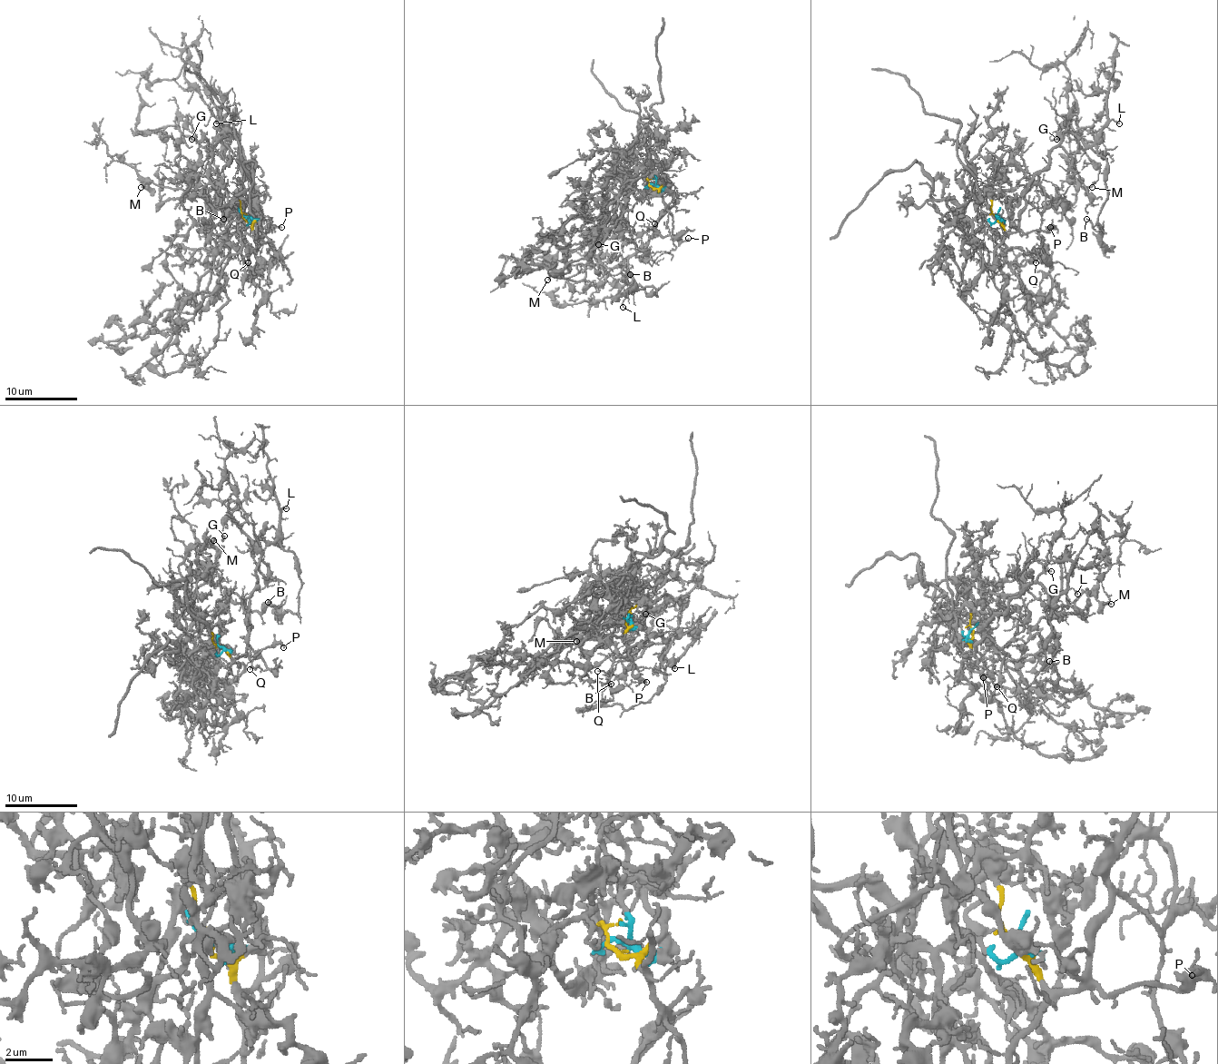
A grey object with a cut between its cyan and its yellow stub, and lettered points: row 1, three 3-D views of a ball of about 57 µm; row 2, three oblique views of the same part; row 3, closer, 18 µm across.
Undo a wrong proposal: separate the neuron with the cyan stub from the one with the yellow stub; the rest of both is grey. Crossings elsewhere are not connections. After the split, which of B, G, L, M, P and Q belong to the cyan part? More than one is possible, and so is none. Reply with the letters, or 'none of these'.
none of these

